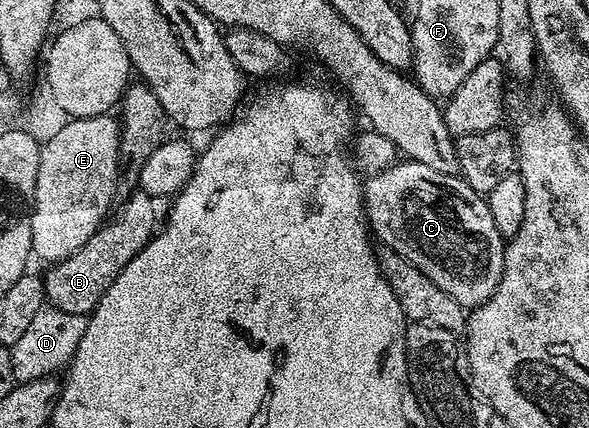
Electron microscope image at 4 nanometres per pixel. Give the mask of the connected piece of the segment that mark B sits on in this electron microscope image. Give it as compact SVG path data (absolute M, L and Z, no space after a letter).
M140 189L135 190L128 201L117 207L118 212L116 210L109 221L98 227L96 233L88 240L88 244L84 244L84 248L80 248L62 262L53 263L47 269L50 271L44 274L47 303L61 312L87 316L93 313L104 292L108 292L108 288L116 280L116 276L124 272L128 260L139 254L154 237L154 221L158 218L154 206L155 199Z

